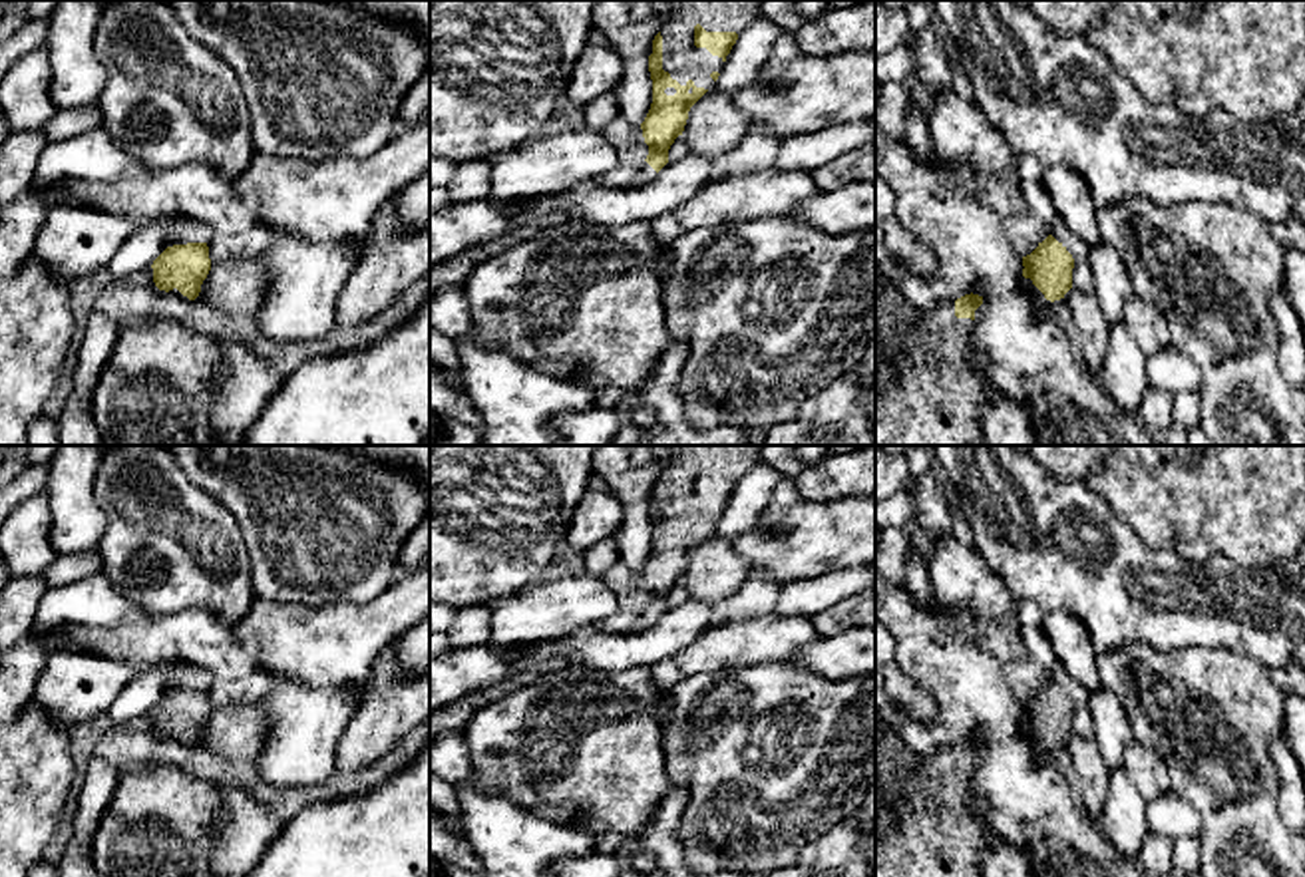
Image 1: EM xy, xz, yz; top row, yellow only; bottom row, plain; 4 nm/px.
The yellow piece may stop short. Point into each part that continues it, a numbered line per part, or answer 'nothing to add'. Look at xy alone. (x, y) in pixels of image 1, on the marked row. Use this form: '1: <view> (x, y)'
1: xy (191, 231)

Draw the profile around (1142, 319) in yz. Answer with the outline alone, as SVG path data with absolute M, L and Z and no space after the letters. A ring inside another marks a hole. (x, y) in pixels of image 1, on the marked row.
M1136 294L1124 304L1124 326L1146 356L1172 344L1162 310Z

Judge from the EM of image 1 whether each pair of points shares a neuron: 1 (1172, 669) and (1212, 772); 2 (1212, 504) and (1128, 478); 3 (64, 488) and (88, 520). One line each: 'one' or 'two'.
1: one
2: one
3: one

